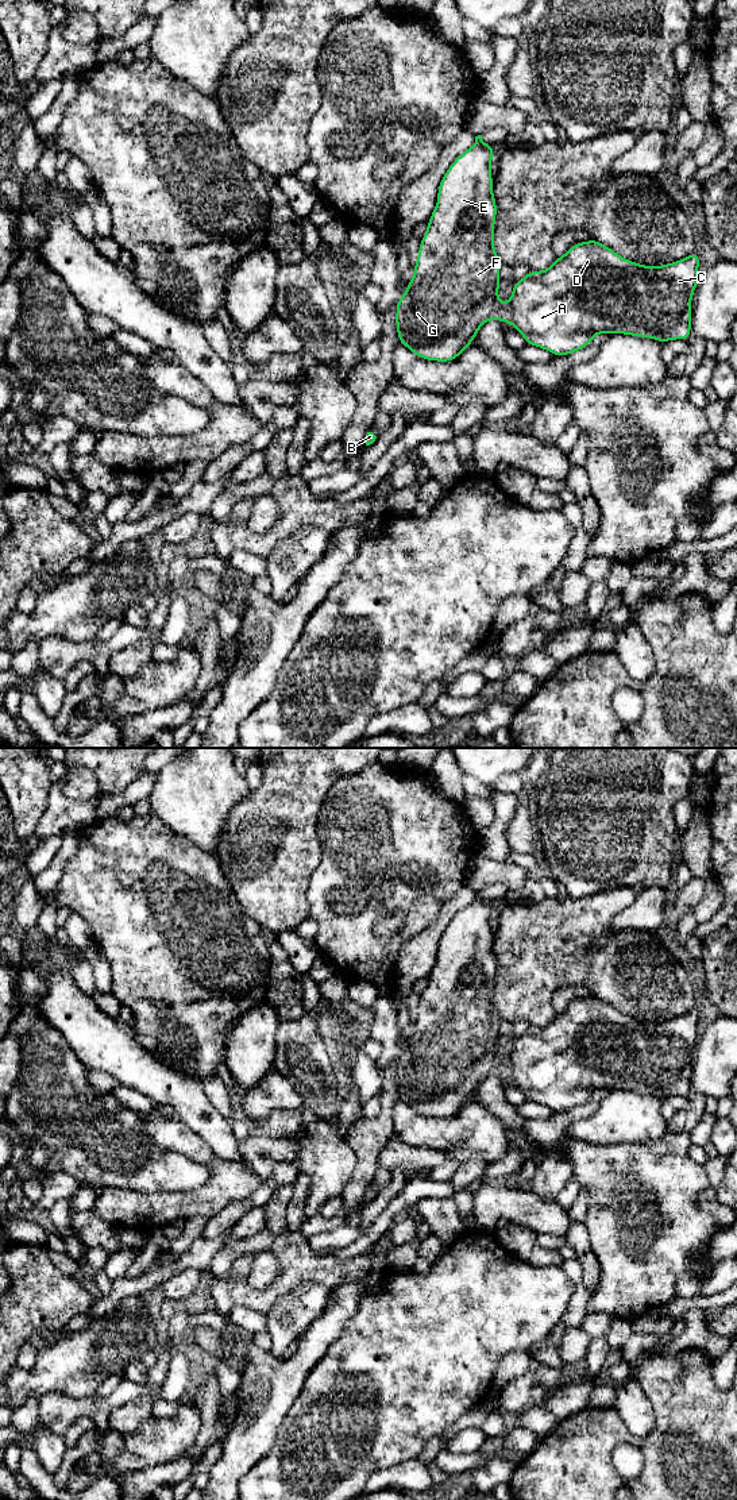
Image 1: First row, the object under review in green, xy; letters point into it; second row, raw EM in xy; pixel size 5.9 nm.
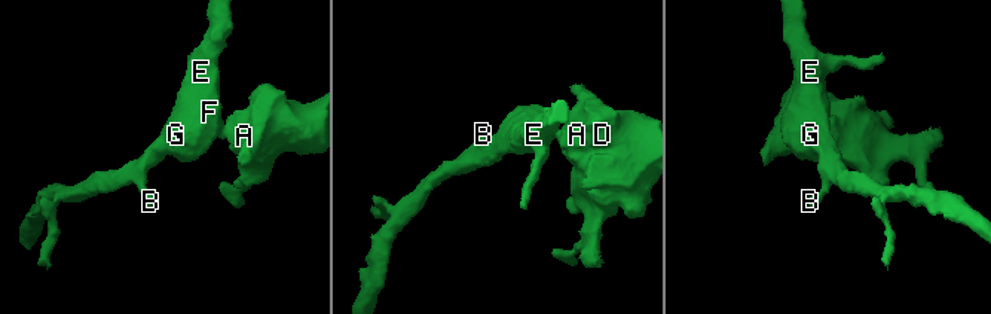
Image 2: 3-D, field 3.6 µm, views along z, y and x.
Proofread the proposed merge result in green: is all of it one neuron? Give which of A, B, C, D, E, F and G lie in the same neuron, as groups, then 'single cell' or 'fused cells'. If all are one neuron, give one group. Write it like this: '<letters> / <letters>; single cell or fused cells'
A C D / B E F G; fused cells

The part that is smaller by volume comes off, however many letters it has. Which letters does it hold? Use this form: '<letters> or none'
A, C, D

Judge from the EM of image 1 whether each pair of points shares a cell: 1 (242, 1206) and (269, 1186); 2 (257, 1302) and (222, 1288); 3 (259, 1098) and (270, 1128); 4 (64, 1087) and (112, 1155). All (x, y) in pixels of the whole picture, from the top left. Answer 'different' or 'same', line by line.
1: same
2: different
3: different
4: same

